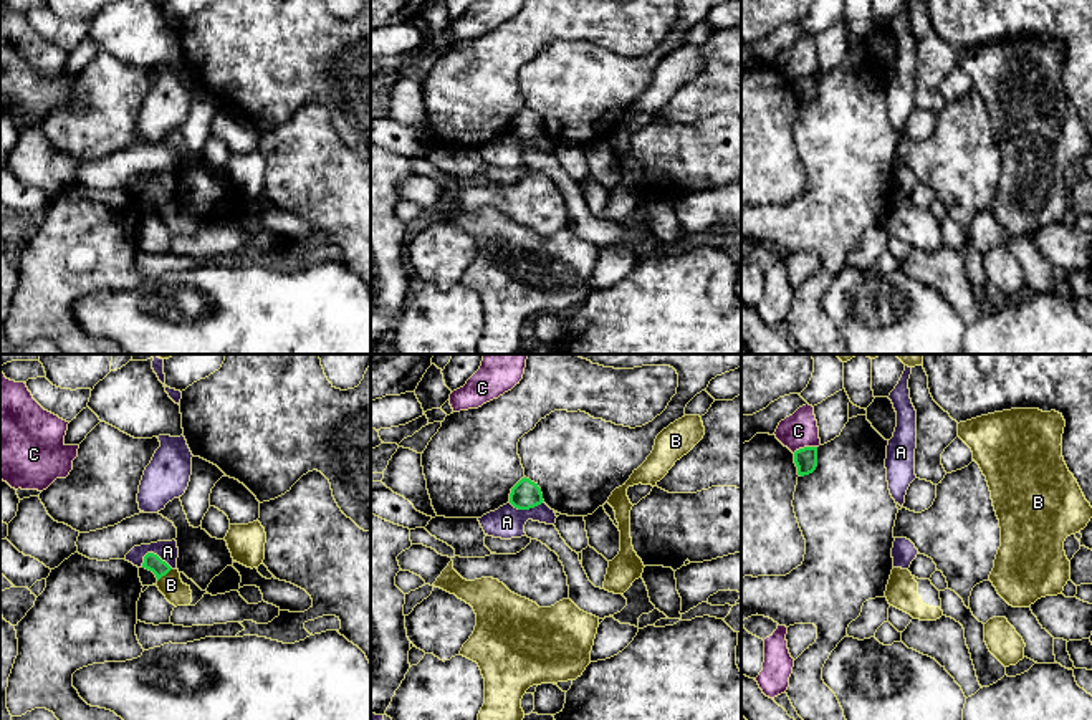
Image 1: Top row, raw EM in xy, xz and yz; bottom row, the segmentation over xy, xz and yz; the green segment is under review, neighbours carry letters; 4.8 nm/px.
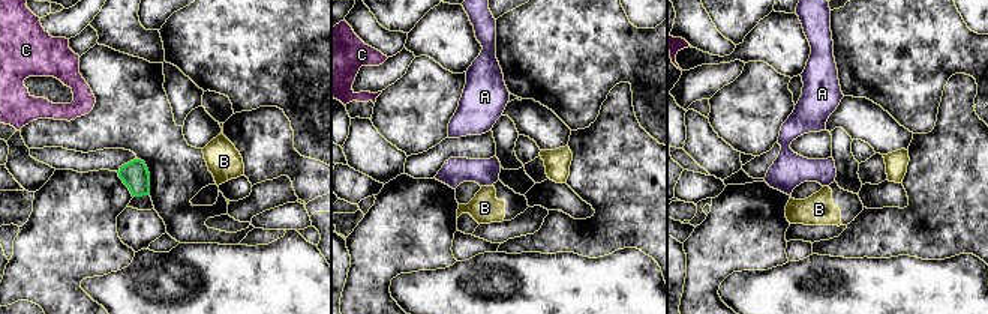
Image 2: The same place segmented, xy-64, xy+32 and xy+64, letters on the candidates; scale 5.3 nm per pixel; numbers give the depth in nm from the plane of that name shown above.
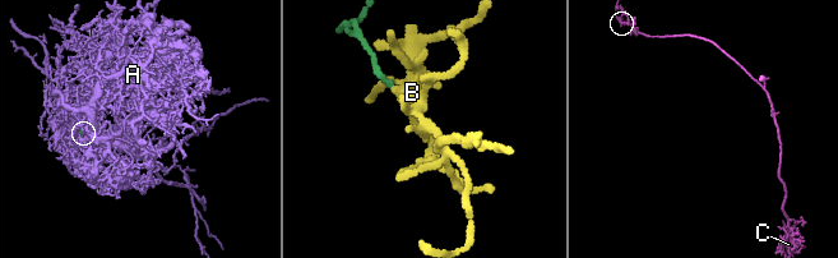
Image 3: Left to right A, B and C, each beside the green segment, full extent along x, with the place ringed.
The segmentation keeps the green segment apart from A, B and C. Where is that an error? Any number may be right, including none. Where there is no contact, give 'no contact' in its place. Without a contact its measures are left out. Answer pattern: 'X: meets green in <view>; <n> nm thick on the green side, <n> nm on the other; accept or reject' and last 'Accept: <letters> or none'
A: meets green in xy; 80 nm thick on the green side, 100 nm on the other; reject
B: meets green in xy; 80 nm thick on the green side, 120 nm on the other; reject
C: meets green in yz; 110 nm thick on the green side, 170 nm on the other; reject
Accept: none

